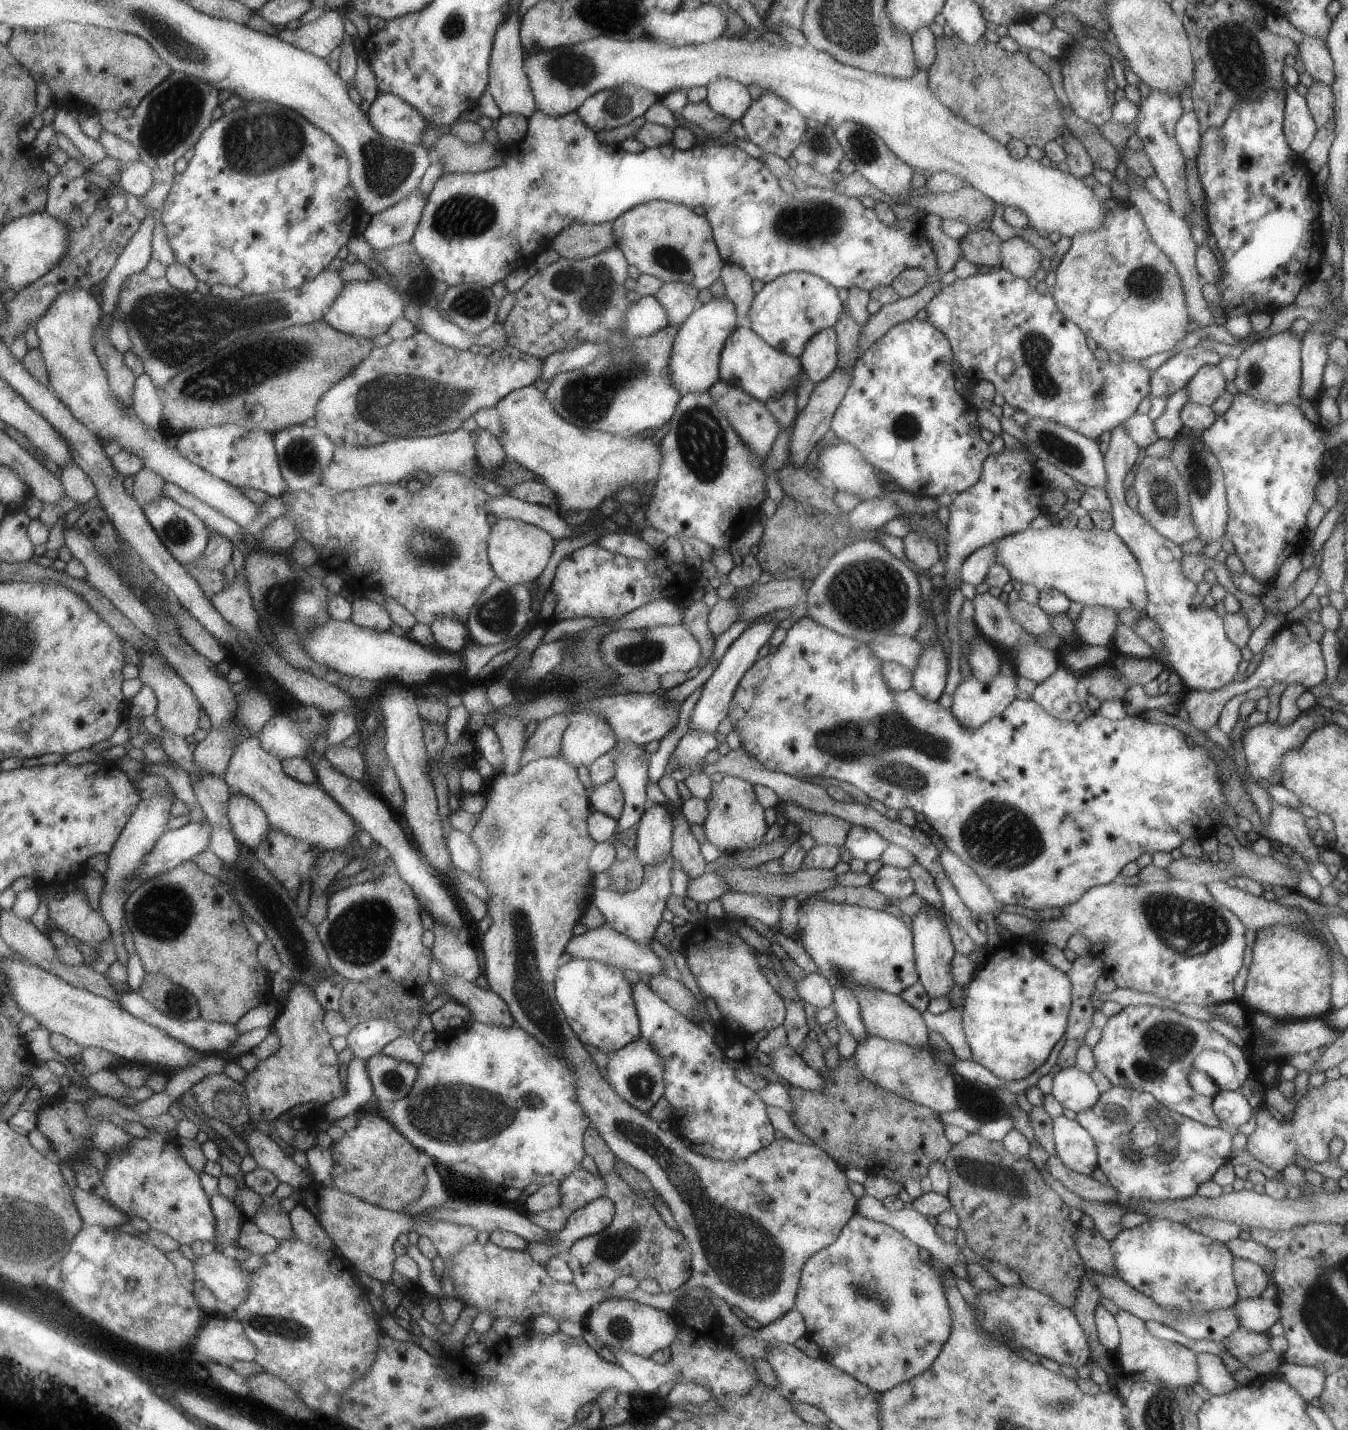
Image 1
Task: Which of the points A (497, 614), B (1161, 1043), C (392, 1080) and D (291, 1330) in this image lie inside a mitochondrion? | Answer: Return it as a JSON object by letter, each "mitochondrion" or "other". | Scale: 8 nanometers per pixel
{"A":"mitochondrion","B":"mitochondrion","C":"mitochondrion","D":"mitochondrion"}

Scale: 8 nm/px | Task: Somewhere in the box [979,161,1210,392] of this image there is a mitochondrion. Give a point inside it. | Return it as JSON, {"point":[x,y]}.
{"point":[1145,281]}

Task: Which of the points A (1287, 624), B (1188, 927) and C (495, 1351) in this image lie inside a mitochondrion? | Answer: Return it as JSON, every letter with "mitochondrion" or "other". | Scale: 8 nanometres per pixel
{"A":"other","B":"mitochondrion","C":"other"}

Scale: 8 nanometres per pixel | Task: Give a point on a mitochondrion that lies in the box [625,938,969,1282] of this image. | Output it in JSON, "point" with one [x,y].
{"point":[838,973]}

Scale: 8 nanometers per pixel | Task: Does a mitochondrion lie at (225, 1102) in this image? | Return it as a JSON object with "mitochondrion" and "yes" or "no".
{"mitochondrion":"yes"}

